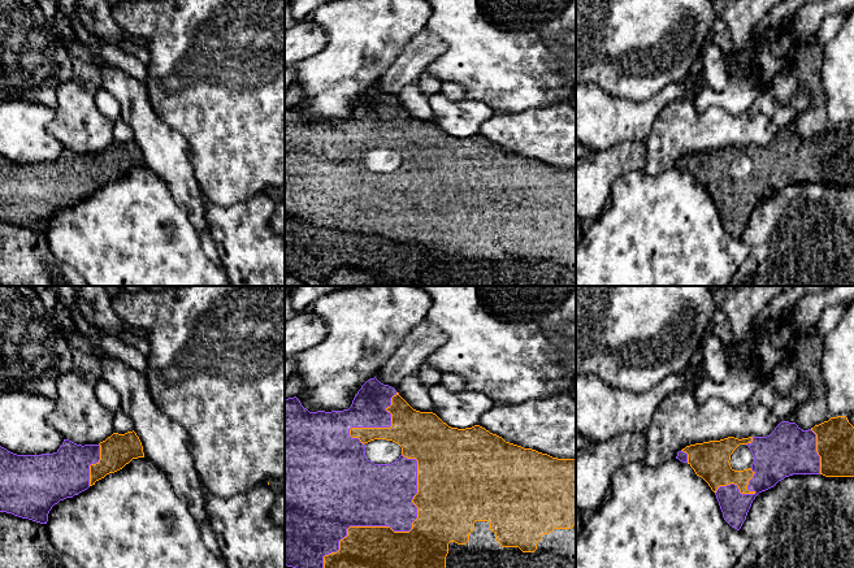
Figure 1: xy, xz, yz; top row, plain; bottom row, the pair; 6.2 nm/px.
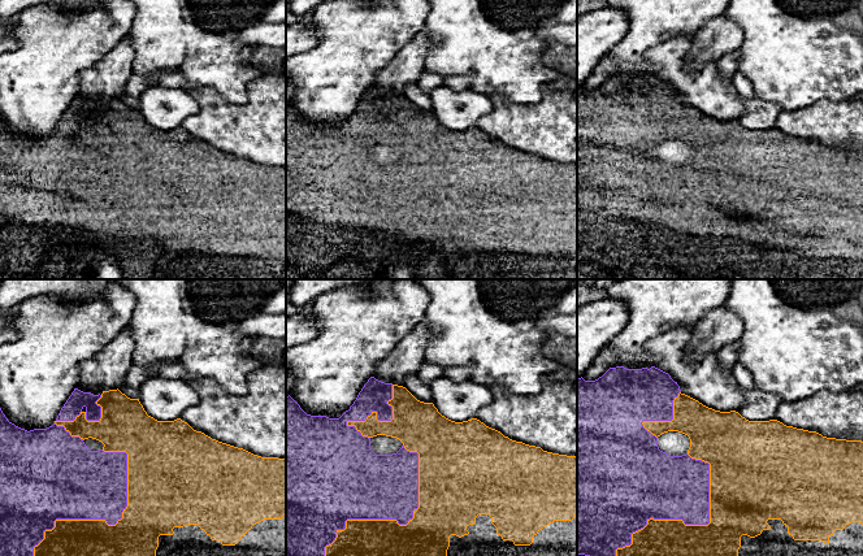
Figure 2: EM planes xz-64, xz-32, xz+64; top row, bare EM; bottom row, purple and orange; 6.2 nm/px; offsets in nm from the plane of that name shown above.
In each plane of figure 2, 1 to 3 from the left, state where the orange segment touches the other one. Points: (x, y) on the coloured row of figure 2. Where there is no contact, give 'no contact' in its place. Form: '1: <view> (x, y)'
1: xz-64 (102, 518)
2: xz-32 (393, 518)
3: xz+64 (684, 522)

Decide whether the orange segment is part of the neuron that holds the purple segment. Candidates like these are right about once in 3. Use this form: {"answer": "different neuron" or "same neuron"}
{"answer": "same neuron"}

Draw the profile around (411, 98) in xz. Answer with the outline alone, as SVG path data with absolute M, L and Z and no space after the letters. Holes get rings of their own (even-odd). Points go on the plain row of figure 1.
M419 82L404 86L395 99L416 120L435 122L435 113L429 104L429 95L424 94Z

